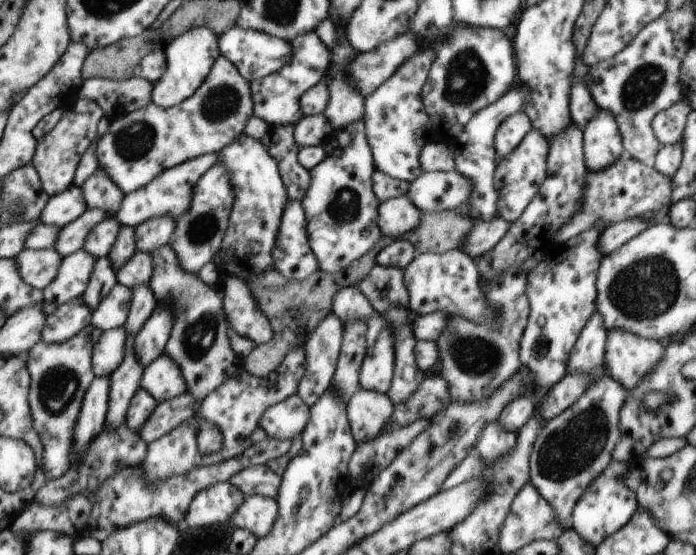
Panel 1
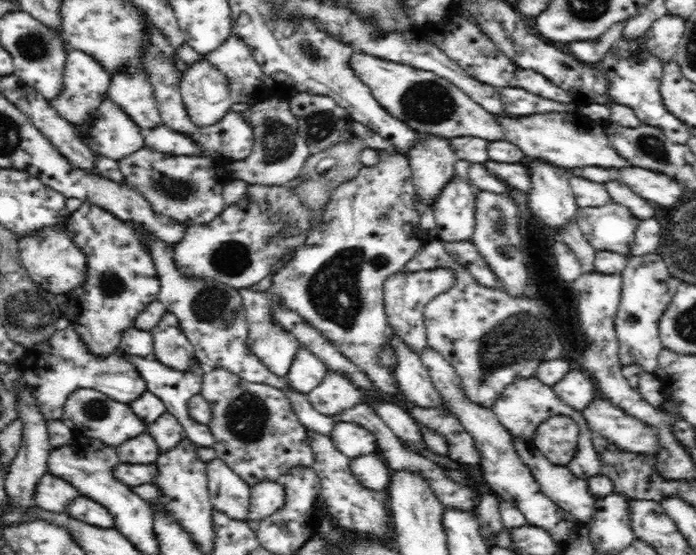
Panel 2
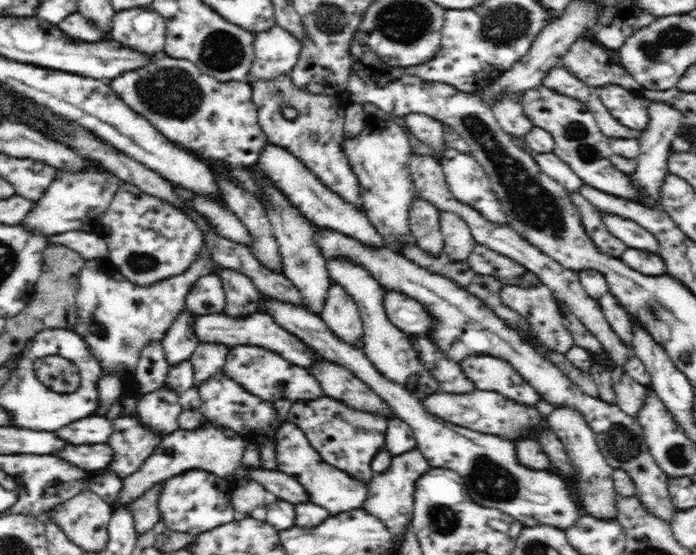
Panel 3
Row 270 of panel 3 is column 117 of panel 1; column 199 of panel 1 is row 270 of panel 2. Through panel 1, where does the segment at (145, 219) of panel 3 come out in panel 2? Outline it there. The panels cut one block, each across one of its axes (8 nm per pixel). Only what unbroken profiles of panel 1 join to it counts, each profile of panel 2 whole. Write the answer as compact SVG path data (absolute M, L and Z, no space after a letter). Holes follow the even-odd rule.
M84 202L81 208L70 214L65 224L68 235L84 251L86 261L88 261L86 282L80 284L76 290L64 293L67 298L66 303L72 308L69 312L69 324L74 327L76 333L80 334L80 339L84 339L86 347L95 356L104 358L104 356L120 349L123 332L133 326L136 316L148 304L157 300L160 292L160 281L156 276L156 267L149 249L136 235L136 231L127 222L119 220L101 207Z

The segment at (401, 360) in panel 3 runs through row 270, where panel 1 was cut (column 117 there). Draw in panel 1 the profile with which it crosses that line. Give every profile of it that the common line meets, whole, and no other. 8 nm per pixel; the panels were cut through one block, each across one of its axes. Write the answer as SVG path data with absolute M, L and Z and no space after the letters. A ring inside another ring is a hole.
M124 327L108 329L93 346L92 366L96 377L109 377L125 357L127 332Z

